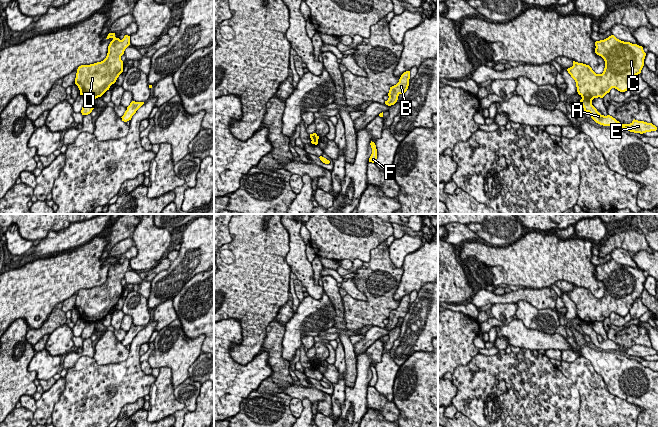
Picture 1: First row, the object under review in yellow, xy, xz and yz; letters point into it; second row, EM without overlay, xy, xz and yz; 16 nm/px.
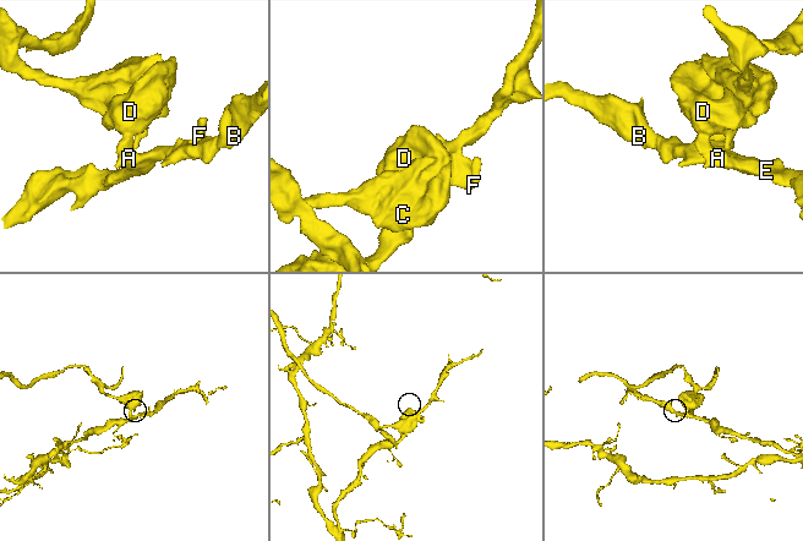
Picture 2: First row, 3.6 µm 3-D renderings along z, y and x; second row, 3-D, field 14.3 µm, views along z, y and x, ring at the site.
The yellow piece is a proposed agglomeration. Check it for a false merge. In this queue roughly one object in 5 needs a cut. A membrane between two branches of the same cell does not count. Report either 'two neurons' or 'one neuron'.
two neurons

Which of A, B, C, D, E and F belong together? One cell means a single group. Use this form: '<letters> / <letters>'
A B E F / C D

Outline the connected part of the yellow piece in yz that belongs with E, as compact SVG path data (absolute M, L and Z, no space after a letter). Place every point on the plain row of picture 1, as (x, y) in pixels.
M582 322L580 326L584 332L584 335L589 336L591 342L600 349L614 350L618 352L622 351L630 356L640 357L640 358L657 354L657 351L652 347L638 345L635 343L630 348L622 348L610 339L607 340L601 339L597 335L597 333L592 329L592 324L587 322Z

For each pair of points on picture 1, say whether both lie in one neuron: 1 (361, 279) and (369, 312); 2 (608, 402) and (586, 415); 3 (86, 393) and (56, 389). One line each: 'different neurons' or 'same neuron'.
1: same neuron
2: same neuron
3: different neurons

